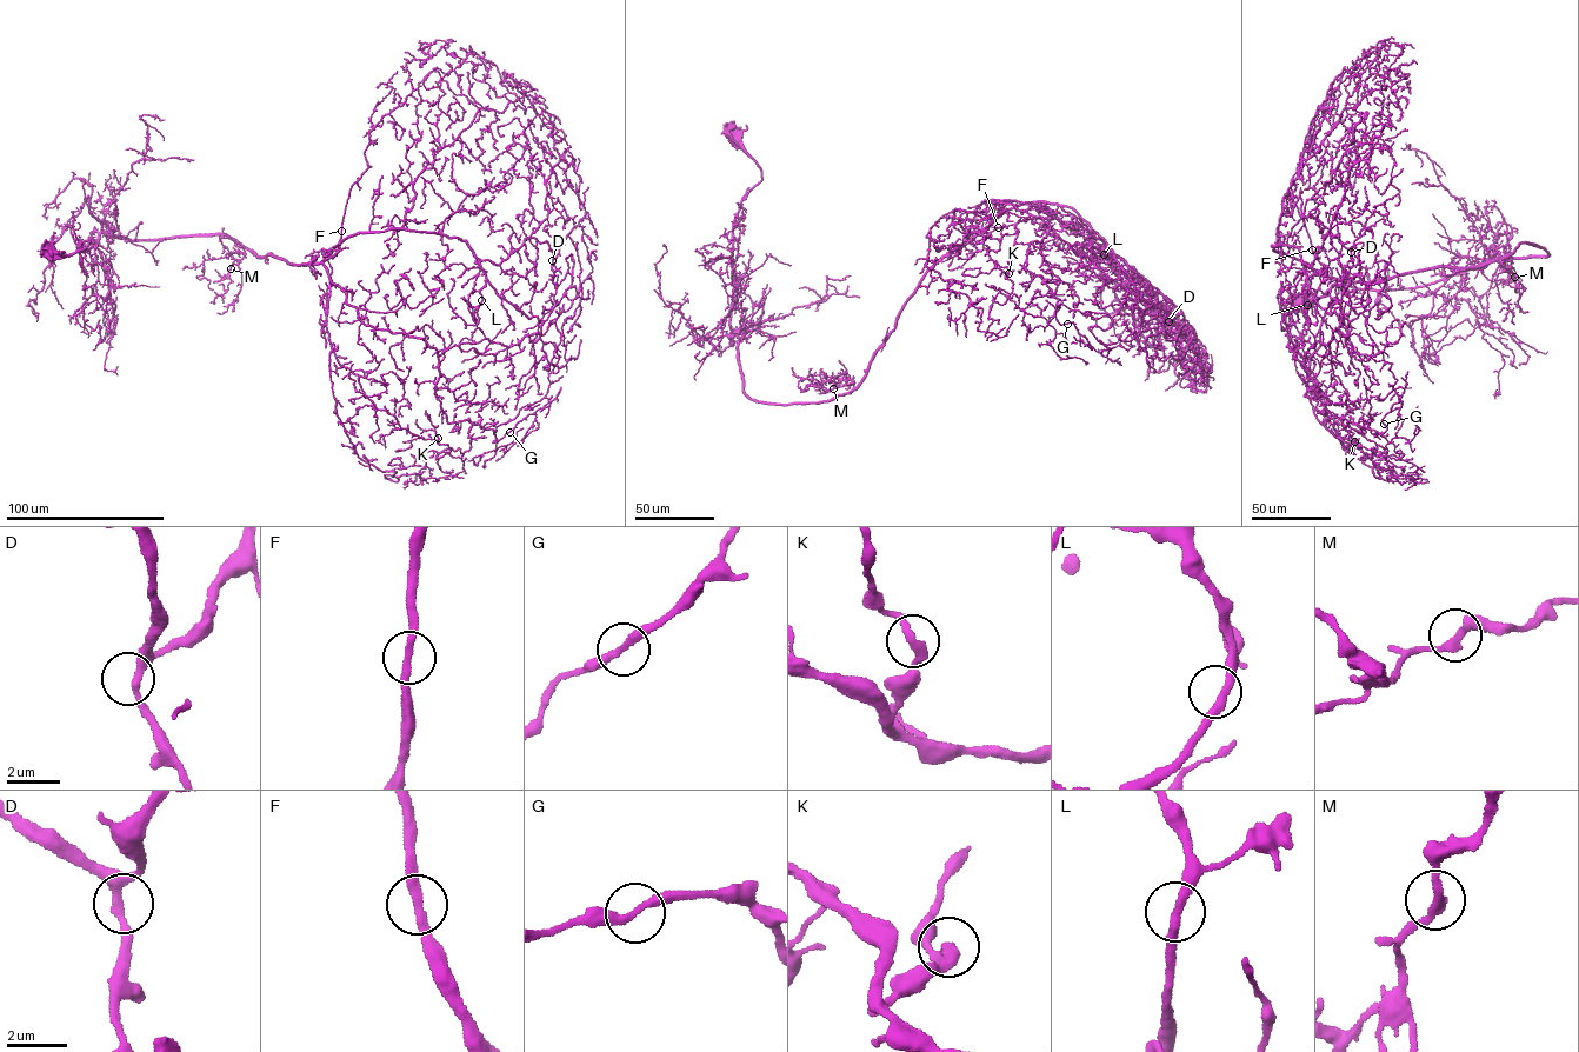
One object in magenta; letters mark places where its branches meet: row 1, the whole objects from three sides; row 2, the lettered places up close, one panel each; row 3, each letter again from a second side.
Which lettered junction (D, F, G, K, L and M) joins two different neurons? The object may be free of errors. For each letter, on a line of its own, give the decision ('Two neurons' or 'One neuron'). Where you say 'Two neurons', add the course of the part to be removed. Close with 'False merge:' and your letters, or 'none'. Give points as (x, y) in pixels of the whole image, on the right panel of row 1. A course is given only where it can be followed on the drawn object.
D: One neuron
F: One neuron
G: One neuron
K: One neuron
L: One neuron
M: One neuron
False merge: none

